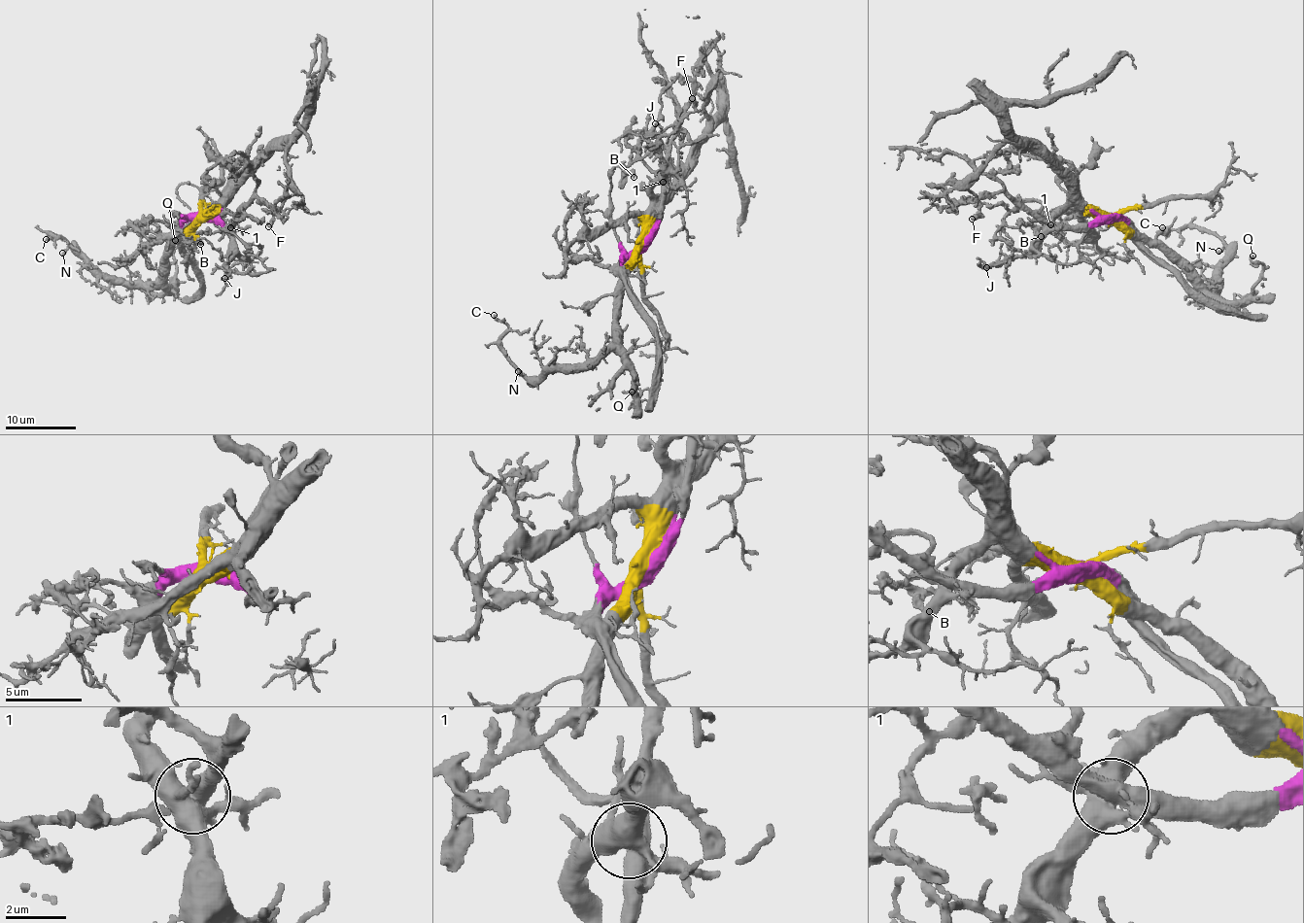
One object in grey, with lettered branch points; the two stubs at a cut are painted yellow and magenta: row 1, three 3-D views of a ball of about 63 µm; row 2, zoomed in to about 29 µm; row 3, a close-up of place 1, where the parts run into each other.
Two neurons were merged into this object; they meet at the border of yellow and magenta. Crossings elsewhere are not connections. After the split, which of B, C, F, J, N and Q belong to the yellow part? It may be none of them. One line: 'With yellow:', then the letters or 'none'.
With yellow: C, J, N, Q

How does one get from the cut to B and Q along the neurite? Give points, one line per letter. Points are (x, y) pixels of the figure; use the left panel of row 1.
B: (206, 216), (188, 219), (176, 213), (181, 229), (201, 244)
Q: (206, 216), (180, 233), (168, 256), (165, 280), (174, 289), (177, 278), (173, 253), (182, 245), (175, 240)

